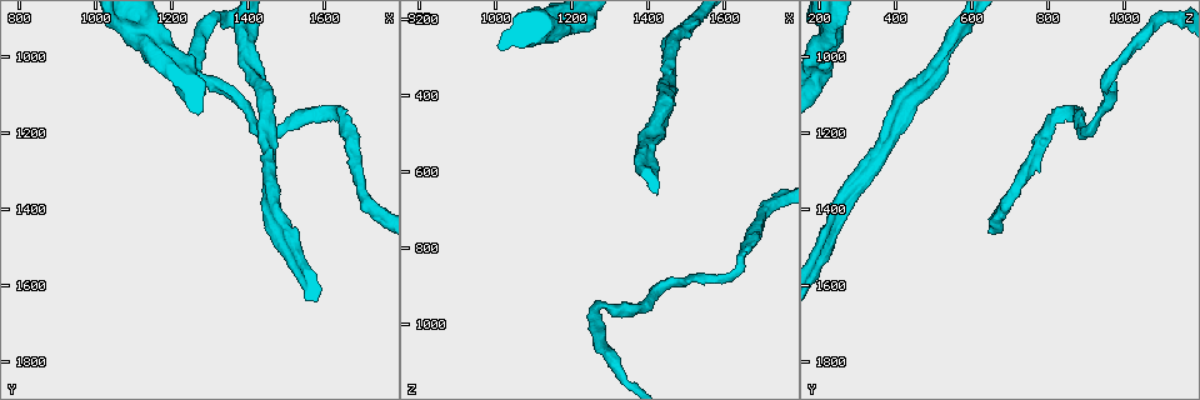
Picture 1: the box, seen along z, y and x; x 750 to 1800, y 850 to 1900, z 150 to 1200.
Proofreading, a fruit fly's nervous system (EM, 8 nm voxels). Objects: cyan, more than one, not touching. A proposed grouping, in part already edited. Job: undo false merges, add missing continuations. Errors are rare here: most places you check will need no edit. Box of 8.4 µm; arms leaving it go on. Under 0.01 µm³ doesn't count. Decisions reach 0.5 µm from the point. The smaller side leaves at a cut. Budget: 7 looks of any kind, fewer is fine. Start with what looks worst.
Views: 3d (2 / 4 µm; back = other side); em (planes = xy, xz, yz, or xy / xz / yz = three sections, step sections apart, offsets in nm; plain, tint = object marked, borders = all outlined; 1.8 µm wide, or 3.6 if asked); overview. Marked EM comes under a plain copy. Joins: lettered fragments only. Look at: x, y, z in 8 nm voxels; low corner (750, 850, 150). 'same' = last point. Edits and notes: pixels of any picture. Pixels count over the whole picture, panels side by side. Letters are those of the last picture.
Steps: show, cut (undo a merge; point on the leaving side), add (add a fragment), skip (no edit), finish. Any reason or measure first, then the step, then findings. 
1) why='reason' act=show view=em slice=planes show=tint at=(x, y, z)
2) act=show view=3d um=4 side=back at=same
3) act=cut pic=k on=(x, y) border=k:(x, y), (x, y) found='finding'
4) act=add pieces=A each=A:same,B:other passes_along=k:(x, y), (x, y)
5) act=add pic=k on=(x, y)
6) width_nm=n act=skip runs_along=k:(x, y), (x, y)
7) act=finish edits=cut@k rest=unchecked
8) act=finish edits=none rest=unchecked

why='sharp bend' act=show view=3d um=2 side=back at=(1435, 1200, 910)

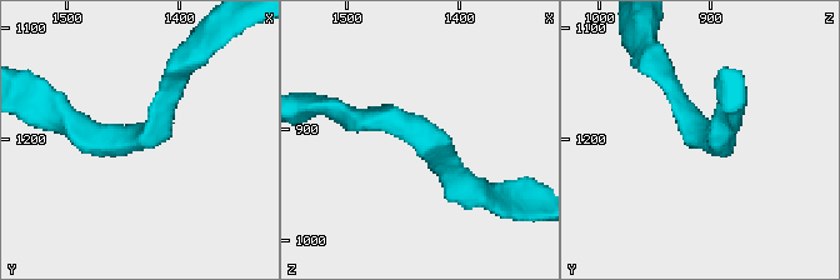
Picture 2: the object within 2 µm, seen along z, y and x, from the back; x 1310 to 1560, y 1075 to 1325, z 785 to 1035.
arm_widths_nm=170,190 why='need the tissue' act=show view=em slice=planes show=tint at=(1436, 1202, 904)

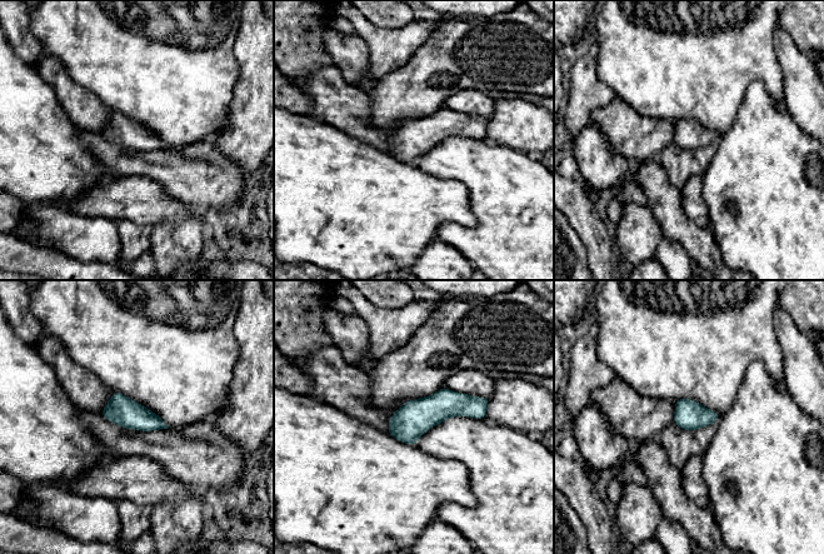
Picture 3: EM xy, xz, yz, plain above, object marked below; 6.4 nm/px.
act=show view=em slice=planes show=borders at=same

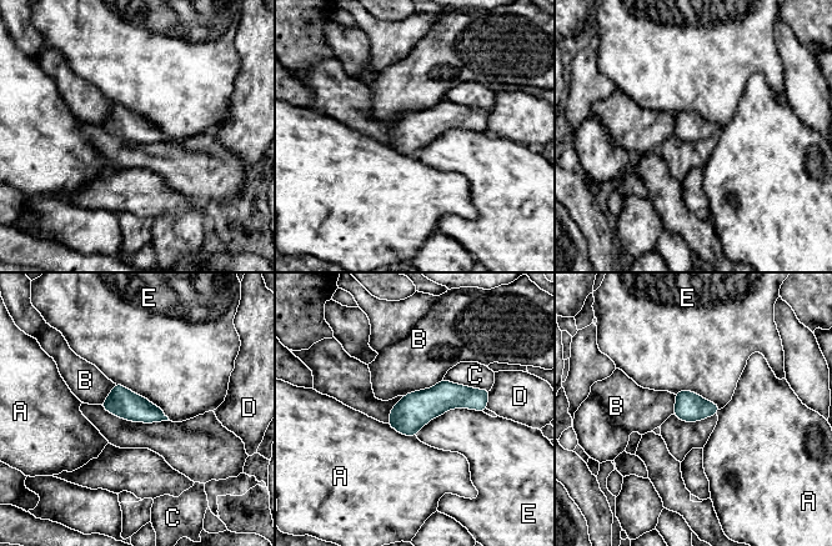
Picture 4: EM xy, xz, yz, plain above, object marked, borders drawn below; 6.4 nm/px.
act=skip each=A:other,B:other,C:other,D:other,E:other runs_along=4:(486, 392), (441, 397), (392, 422) found='one neuron here'

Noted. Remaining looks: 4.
act=show view=em slice=xz step=16 show=borders at=(1265, 1040, 965)

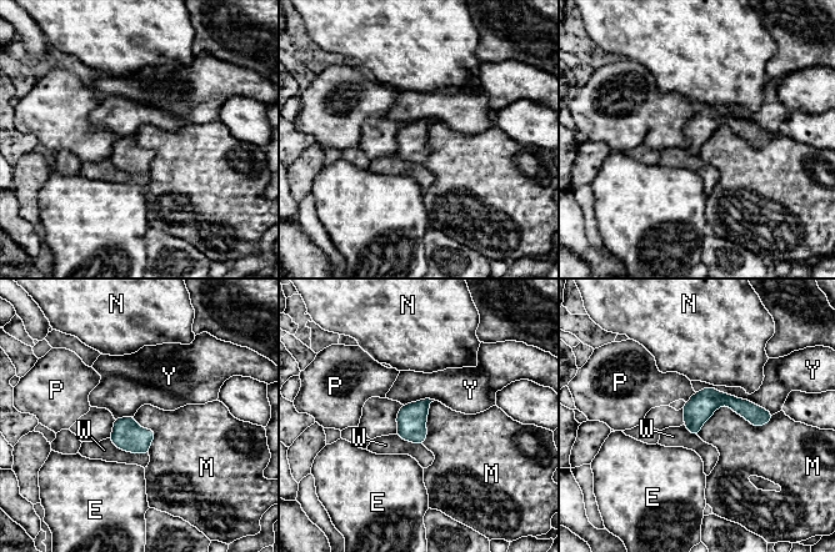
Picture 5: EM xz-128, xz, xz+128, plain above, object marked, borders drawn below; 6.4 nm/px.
act=skip each=E:other,M:other,N:other,P:other,W:other,Y:other found='all the same neuron'

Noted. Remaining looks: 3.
why='abrupt turn' act=show view=em slice=planes show=tint at=(1640, 1130, 850)

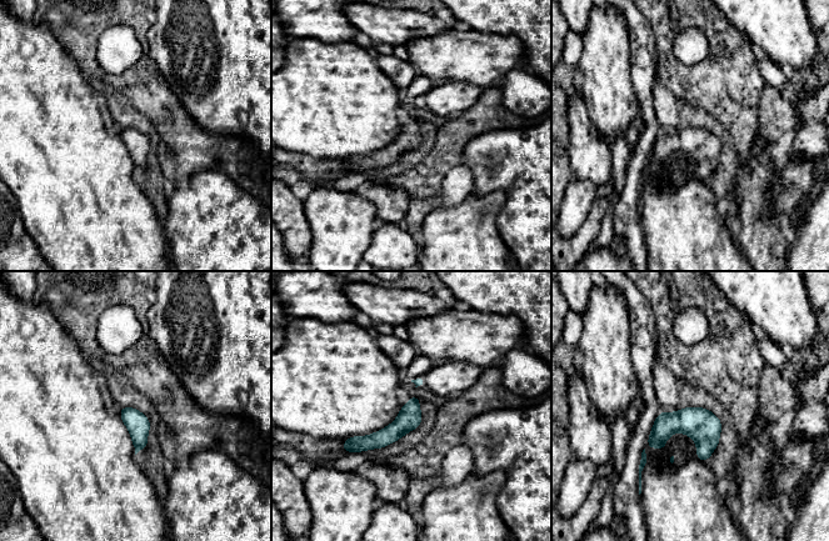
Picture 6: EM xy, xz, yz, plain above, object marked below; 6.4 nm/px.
act=show view=em slice=planes show=borders at=same

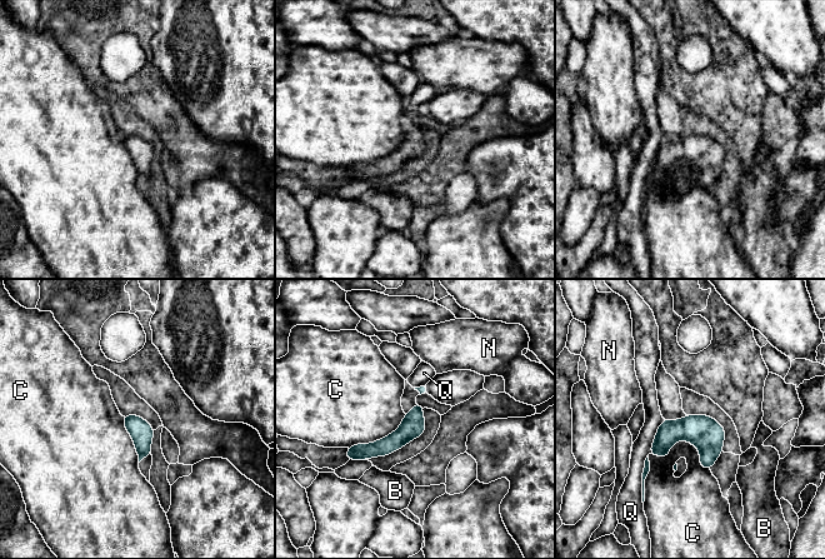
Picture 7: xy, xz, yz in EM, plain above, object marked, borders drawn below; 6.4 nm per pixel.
longest_contact=C:400nm act=skip each=B:other,C:other,N:other,Q:other runs_along=7:(419, 409), (394, 442), (350, 455) found='one neuron here'

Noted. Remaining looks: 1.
act=finish edits=none rest=unchecked

